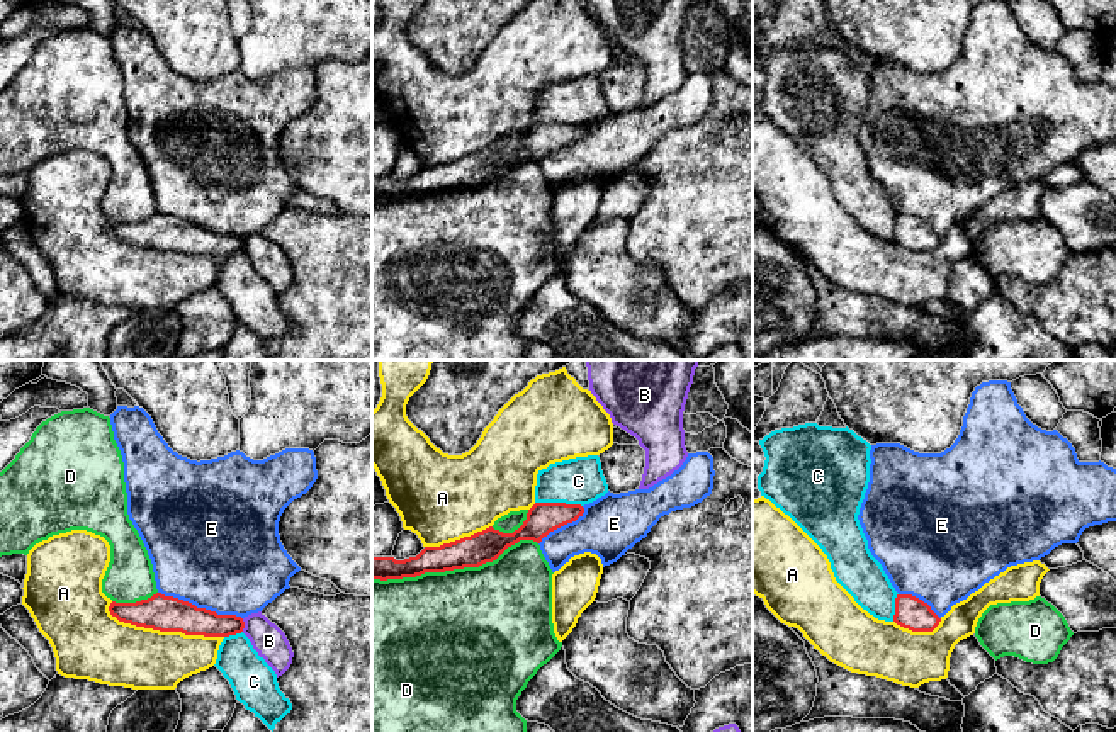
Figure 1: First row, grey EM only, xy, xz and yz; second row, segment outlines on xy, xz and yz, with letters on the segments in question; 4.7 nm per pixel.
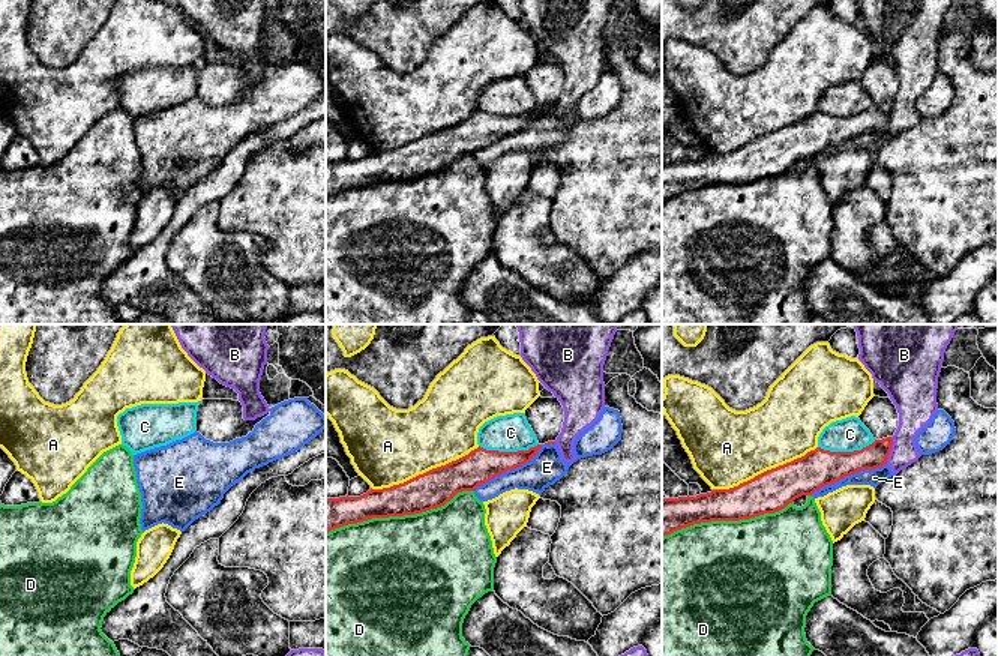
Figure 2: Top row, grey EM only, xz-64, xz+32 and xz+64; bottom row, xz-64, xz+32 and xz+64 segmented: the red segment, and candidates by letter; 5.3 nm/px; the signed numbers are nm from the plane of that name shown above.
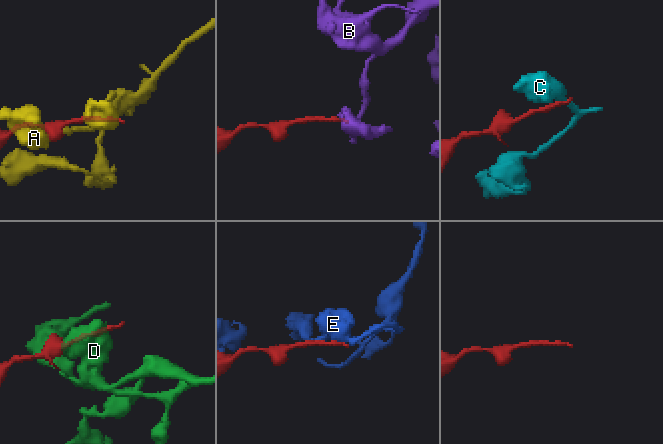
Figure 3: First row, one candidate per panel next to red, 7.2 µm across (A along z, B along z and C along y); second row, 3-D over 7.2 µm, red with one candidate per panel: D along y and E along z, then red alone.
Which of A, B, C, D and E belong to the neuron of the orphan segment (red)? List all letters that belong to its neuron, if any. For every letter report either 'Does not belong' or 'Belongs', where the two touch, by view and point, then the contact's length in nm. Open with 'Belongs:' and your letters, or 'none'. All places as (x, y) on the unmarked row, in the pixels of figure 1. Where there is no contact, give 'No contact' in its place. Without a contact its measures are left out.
Belongs: E
A: Does not belong. Touches red at xy (163, 250). Shared border 550 nm
B: Does not belong. Touches red at xy (243, 245). Shared border 60 nm
C: Does not belong. Touches red at xz (559, 123). Shared border 220 nm
D: Does not belong. Touches red at xz (454, 187). Shared border 800 nm
E: Belongs. Touches red at xy (201, 228). Shared border 420 nm

